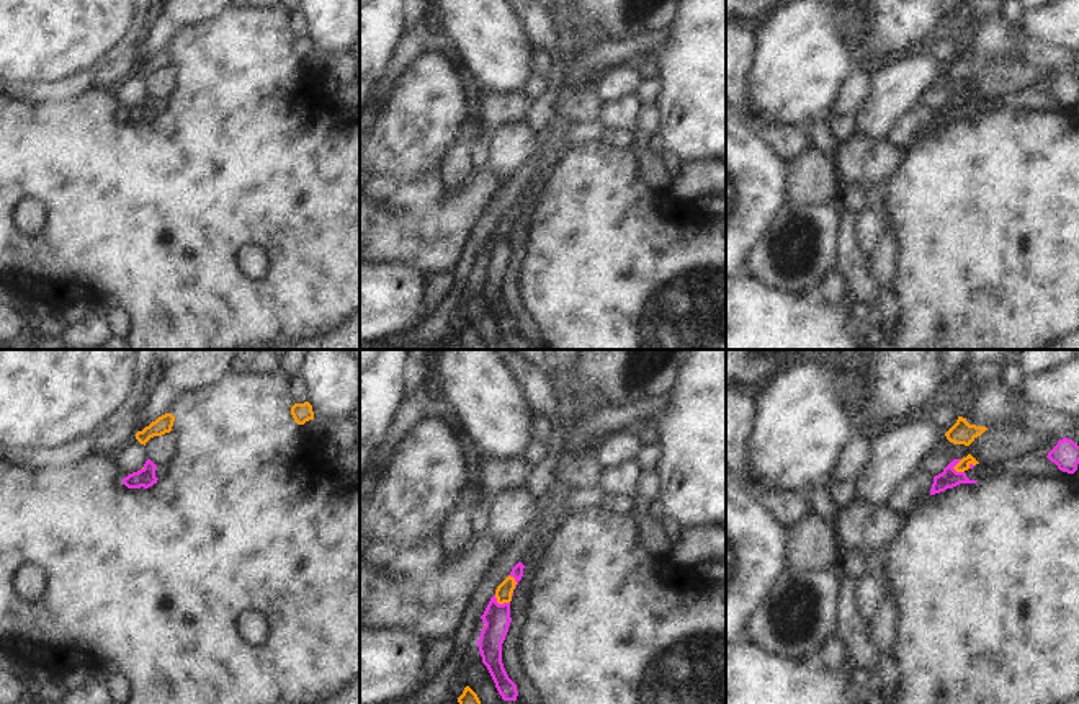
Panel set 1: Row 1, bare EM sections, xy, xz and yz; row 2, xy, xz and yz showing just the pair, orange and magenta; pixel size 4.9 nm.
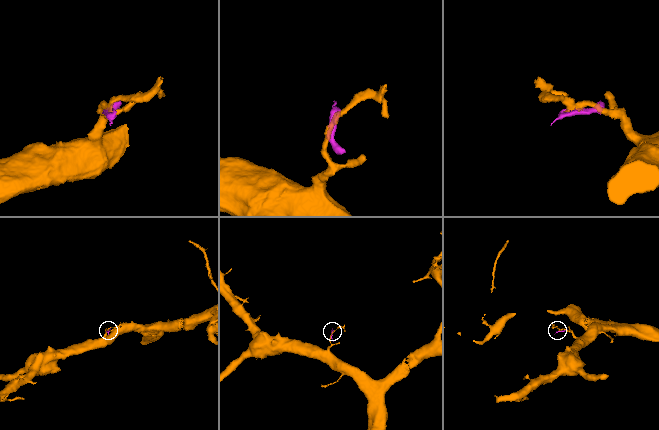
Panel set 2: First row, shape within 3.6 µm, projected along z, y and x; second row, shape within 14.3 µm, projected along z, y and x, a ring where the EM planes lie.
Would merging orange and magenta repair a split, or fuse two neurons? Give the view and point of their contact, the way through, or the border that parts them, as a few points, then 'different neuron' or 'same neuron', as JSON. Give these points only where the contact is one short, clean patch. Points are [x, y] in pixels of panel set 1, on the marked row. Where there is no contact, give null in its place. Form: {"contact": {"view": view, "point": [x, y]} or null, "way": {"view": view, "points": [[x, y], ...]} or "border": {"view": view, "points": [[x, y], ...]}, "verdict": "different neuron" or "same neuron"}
{"contact": {"view": "xz", "point": [501, 603]}, "border": {"view": "xz", "points": [[494, 595], [499, 603], [509, 603]]}, "verdict": "different neuron"}

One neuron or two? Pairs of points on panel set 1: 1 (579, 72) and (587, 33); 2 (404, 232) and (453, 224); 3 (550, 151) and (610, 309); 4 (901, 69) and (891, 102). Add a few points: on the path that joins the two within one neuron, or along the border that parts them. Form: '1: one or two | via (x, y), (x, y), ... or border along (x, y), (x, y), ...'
1: one | via (577, 62), (584, 43)
2: one | via (416, 232), (442, 231)
3: two | border along (563, 154), (538, 200)
4: one | via (901, 77), (893, 93)

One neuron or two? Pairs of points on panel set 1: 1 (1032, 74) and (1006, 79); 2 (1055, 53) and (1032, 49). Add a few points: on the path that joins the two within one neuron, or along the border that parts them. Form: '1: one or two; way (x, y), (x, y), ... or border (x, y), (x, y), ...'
1: one; way (1025, 77), (1012, 77)
2: one; way (1050, 53), (1037, 53)

